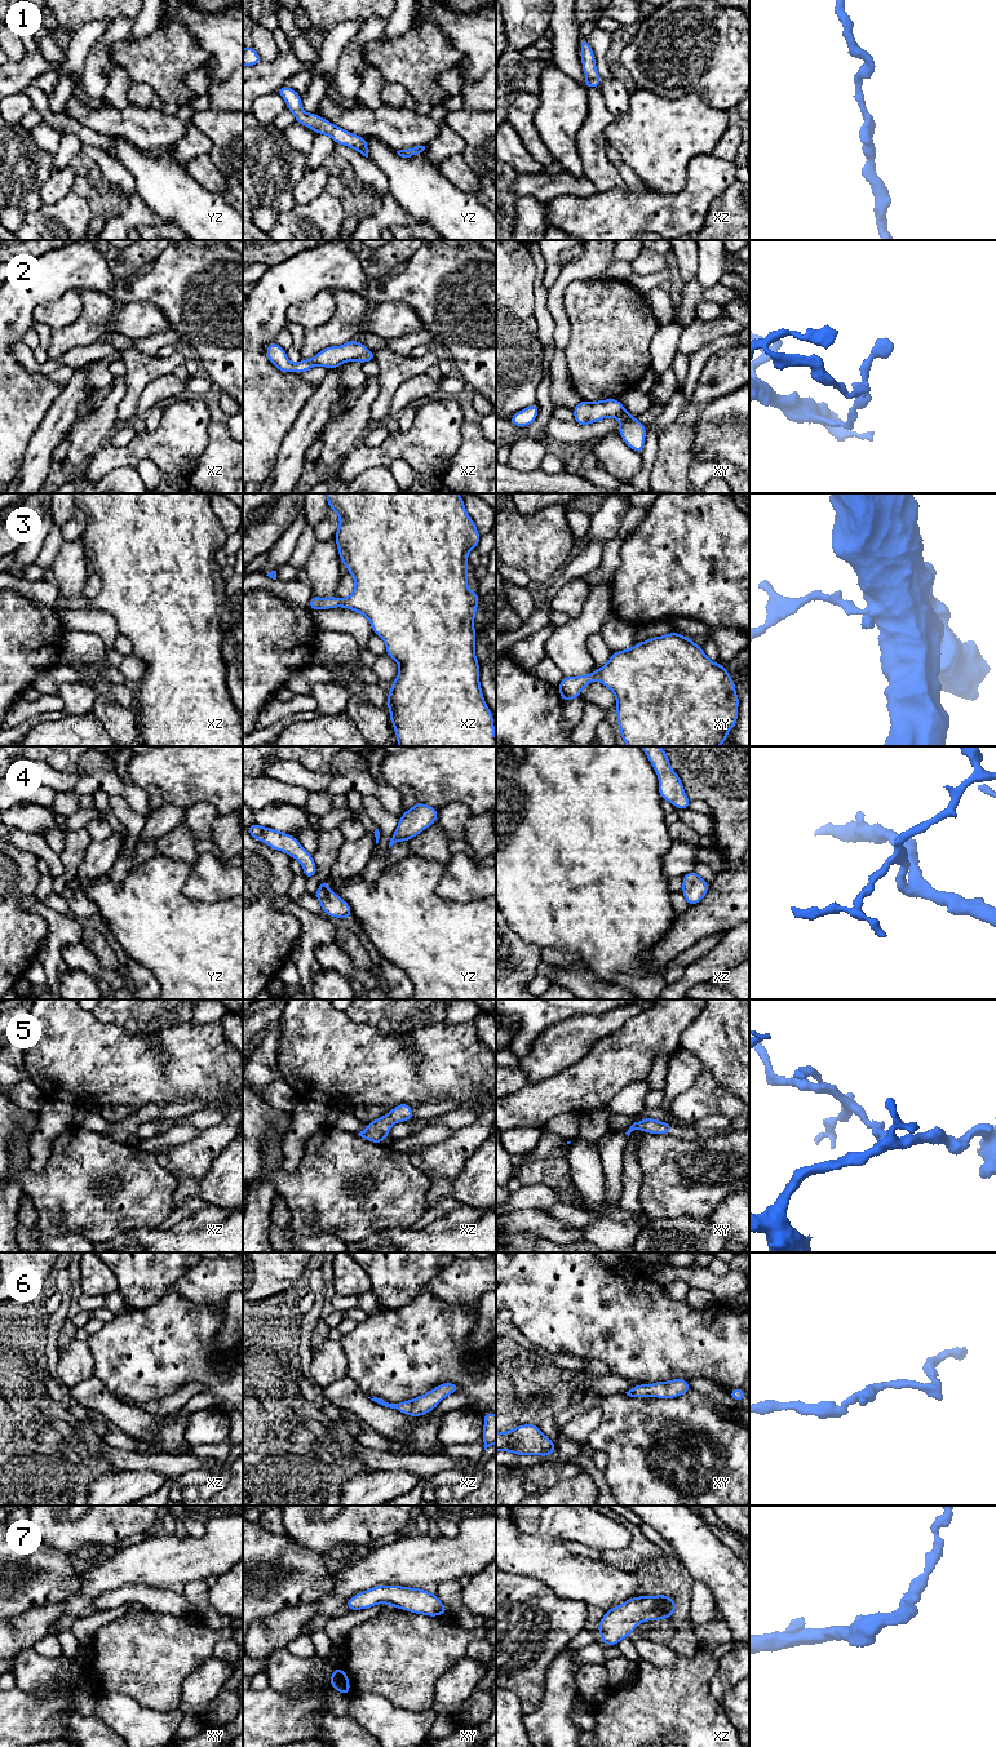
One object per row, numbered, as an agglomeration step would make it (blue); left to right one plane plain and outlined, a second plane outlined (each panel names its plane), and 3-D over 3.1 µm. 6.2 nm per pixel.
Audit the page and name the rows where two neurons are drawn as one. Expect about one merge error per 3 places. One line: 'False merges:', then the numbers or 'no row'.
False merges: 2

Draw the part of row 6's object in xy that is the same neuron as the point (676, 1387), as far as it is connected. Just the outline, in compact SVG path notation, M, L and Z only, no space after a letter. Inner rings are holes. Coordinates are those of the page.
M672 1379L669 1382L658 1382L650 1385L637 1384L628 1392L630 1397L658 1397L658 1398L673 1398L691 1391L691 1387L685 1379Z

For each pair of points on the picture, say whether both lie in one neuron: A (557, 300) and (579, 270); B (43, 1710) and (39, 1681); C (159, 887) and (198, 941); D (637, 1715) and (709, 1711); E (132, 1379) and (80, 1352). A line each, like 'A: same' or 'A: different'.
A: same
B: different
C: same
D: same
E: different

